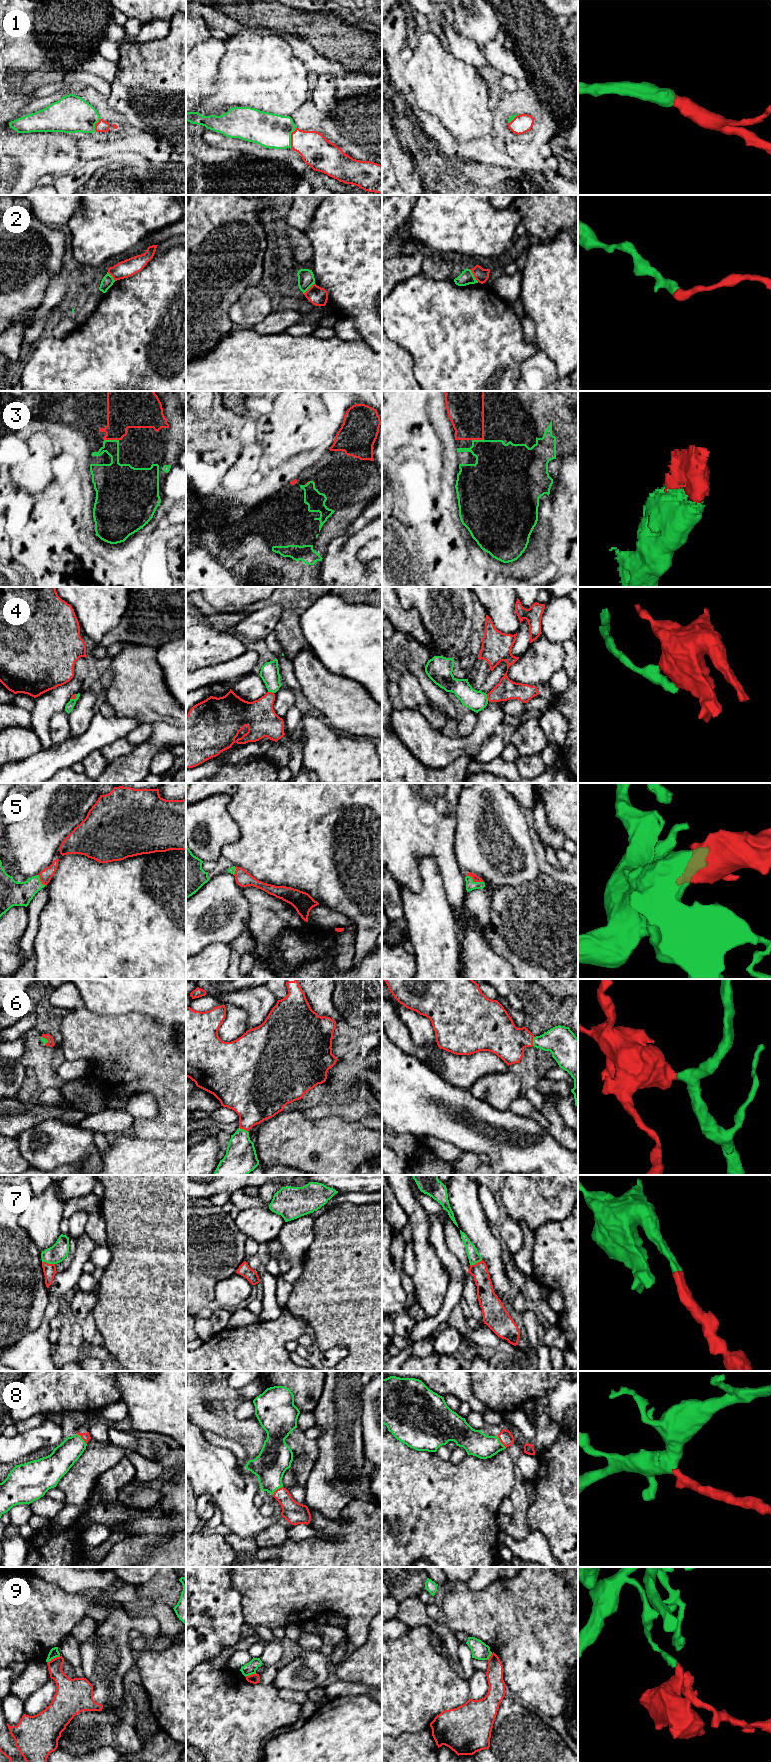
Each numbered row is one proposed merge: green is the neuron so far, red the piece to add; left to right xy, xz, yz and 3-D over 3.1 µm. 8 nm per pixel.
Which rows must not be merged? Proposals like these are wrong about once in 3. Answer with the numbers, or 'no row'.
2, 4, 9

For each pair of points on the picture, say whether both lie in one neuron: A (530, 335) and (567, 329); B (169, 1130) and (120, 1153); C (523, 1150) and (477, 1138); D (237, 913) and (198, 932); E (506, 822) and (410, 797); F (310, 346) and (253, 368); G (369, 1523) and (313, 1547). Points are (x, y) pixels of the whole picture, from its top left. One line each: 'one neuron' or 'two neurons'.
A: two neurons
B: two neurons
C: one neuron
D: one neuron
E: two neurons
F: one neuron
G: one neuron

